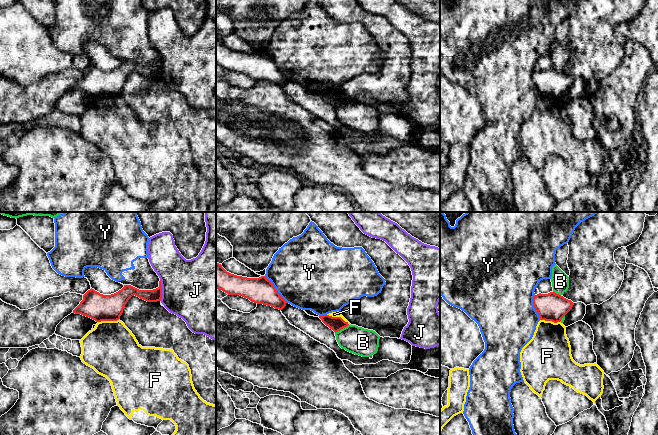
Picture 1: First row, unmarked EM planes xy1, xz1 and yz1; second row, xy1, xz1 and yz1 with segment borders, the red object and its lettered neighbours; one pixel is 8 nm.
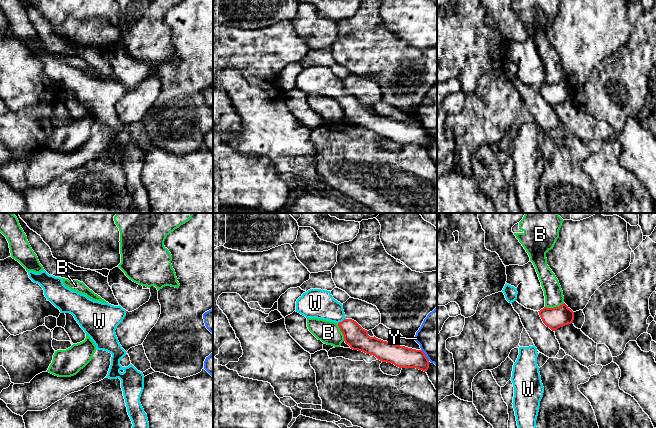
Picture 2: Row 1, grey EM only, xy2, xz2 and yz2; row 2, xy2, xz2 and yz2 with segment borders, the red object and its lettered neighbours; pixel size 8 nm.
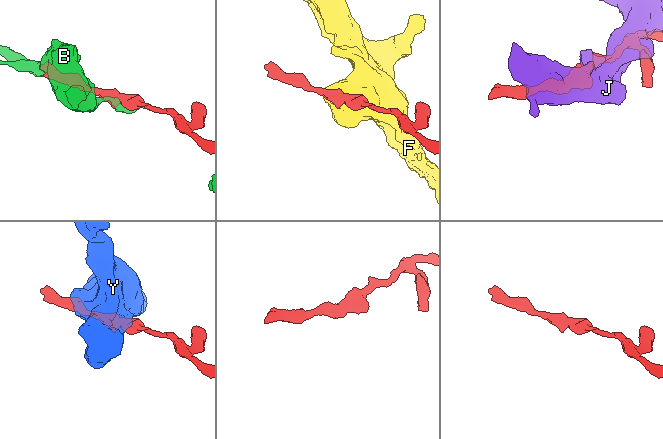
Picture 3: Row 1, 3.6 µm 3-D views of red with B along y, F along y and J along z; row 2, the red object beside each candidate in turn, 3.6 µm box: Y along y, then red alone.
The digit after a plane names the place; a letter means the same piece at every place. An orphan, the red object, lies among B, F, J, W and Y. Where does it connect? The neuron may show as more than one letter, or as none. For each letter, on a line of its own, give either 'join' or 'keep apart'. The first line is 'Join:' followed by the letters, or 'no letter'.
Join: W
B: keep apart
F: keep apart
J: keep apart
W: join
Y: keep apart

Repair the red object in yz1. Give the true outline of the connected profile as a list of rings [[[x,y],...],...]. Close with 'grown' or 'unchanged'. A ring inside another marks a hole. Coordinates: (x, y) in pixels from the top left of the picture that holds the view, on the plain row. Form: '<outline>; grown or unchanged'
[[[550,68],[534,71],[533,81],[541,96],[557,99],[572,85],[574,79],[555,68]]]; unchanged

